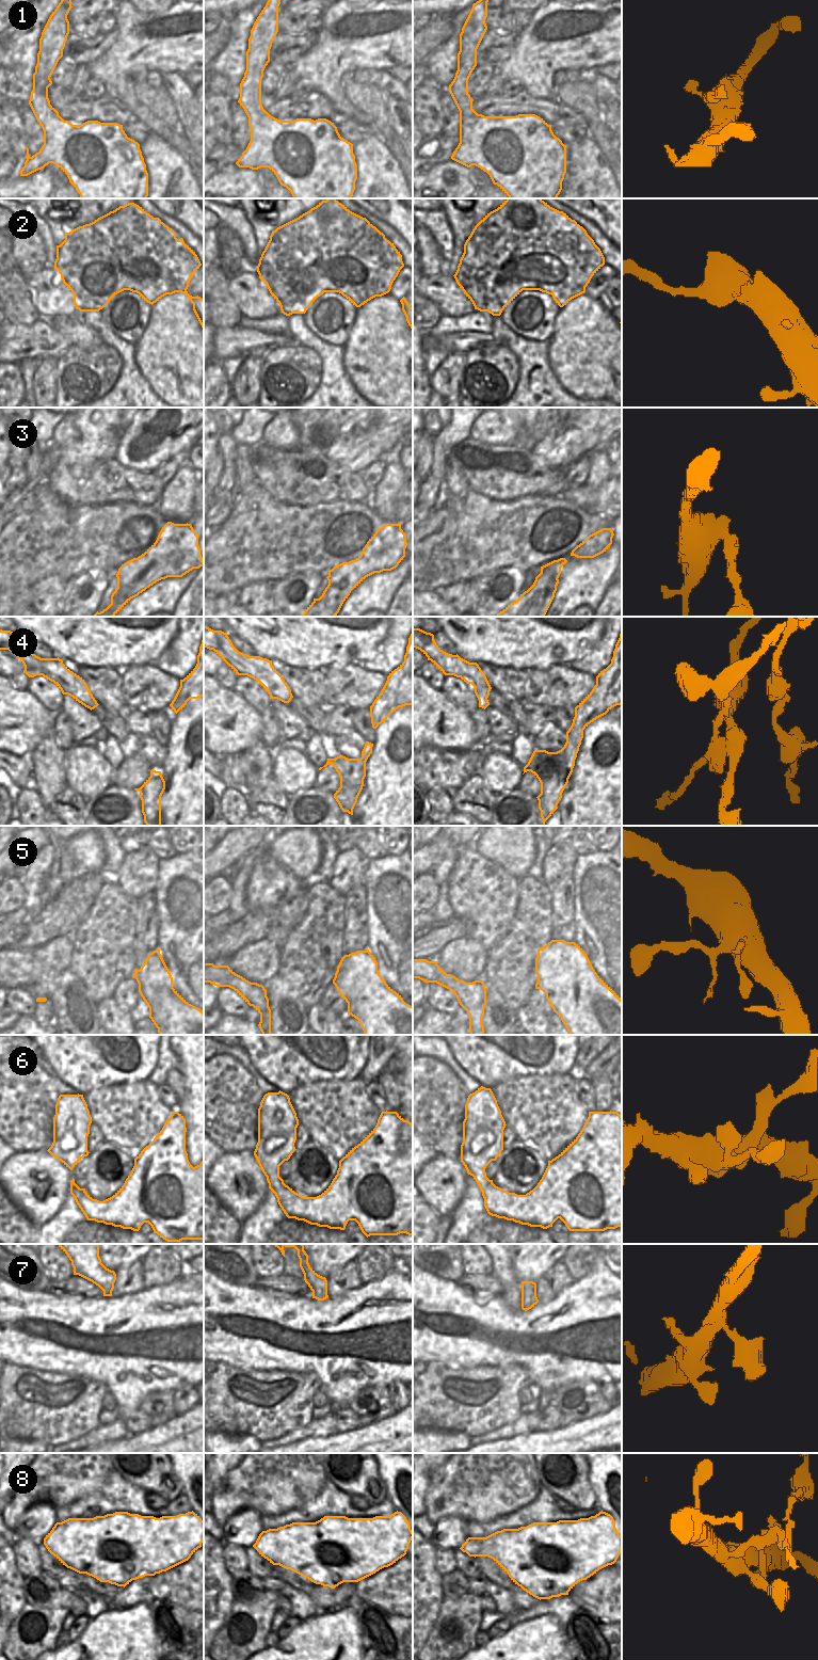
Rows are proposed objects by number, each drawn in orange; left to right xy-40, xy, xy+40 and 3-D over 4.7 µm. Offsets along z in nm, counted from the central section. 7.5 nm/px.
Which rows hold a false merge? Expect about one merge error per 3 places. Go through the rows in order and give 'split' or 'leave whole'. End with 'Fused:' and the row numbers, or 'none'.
1: leave whole
2: split
3: split
4: split
5: leave whole
6: leave whole
7: leave whole
8: split
Fused: 2, 3, 4, 8

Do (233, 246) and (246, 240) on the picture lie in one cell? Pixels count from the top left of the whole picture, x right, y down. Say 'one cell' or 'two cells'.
two cells

